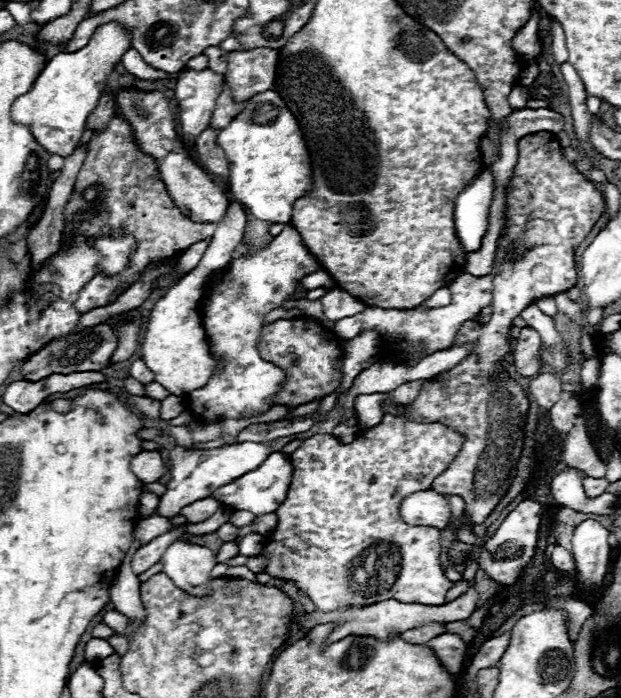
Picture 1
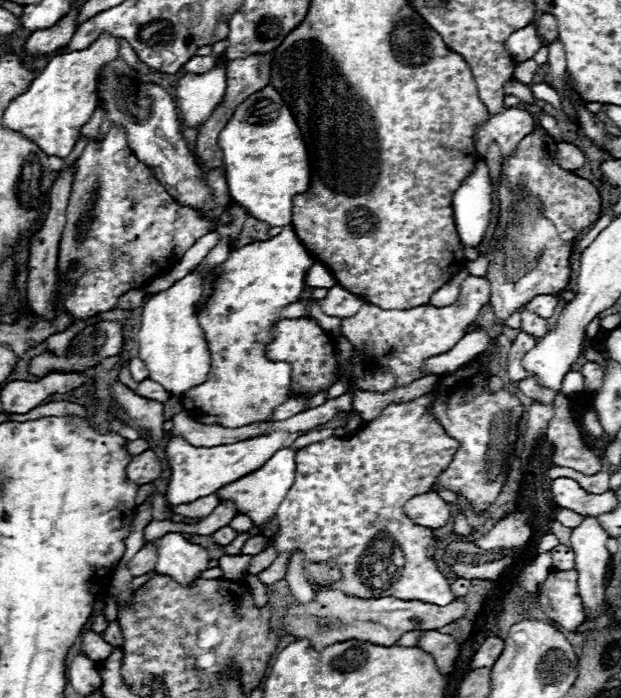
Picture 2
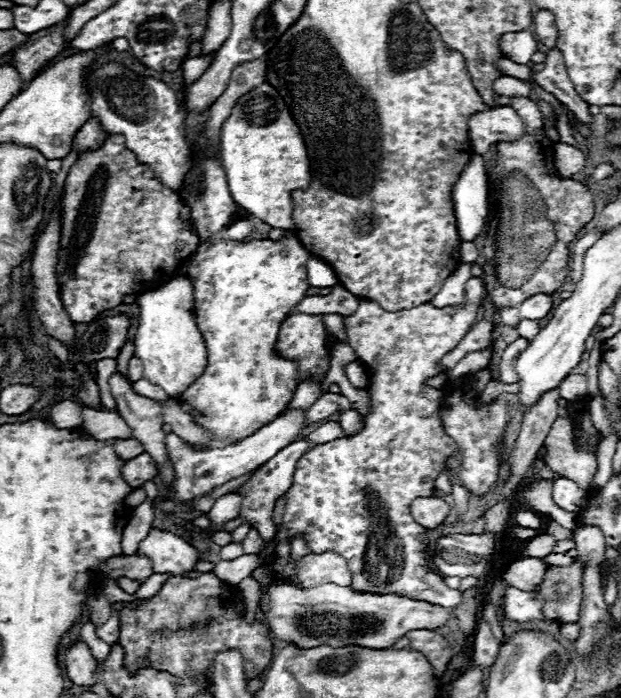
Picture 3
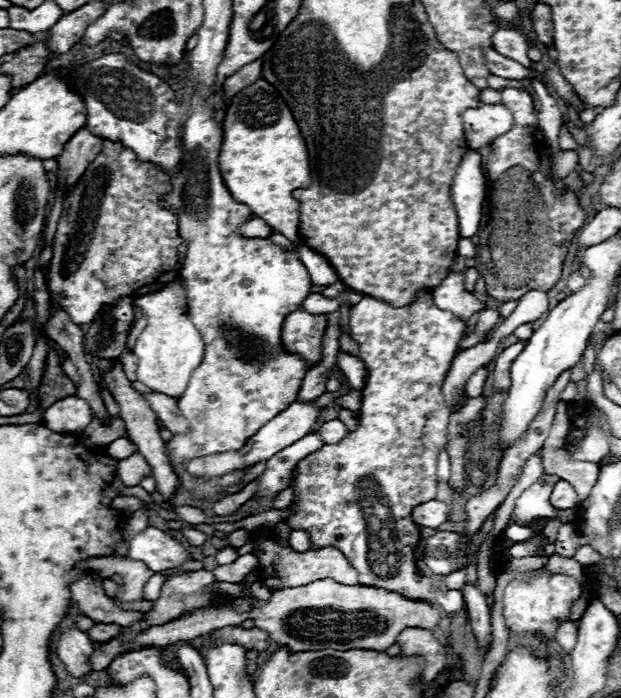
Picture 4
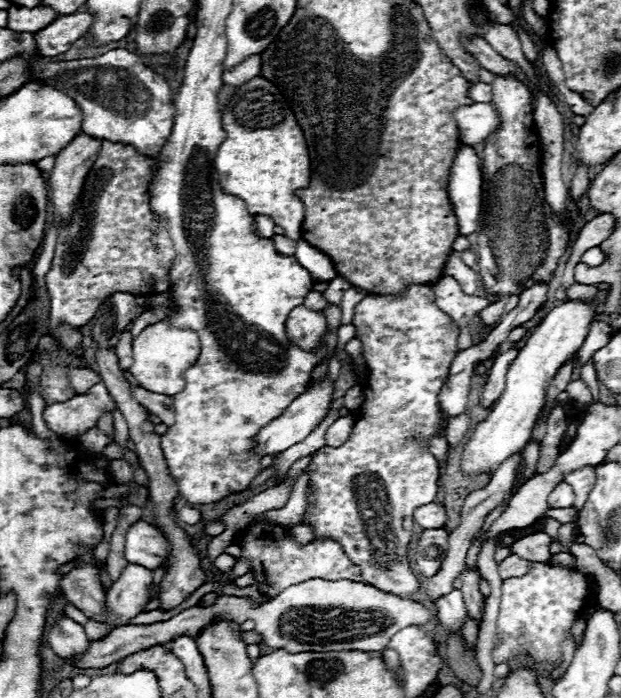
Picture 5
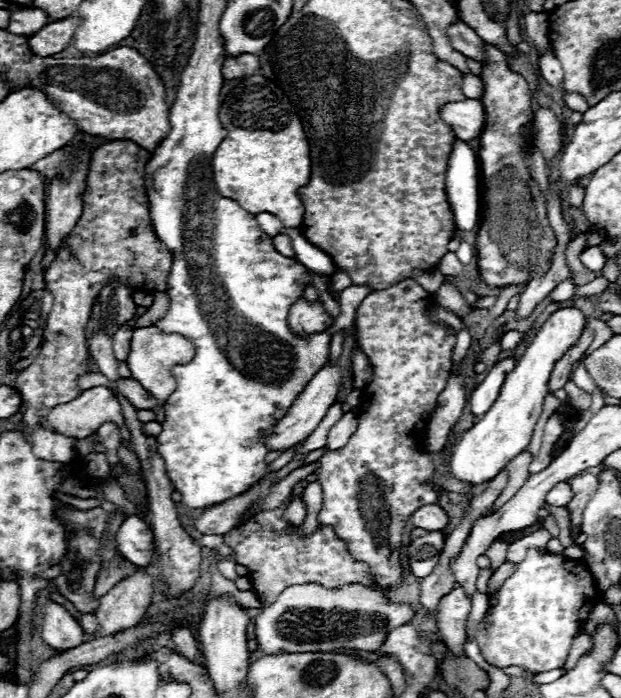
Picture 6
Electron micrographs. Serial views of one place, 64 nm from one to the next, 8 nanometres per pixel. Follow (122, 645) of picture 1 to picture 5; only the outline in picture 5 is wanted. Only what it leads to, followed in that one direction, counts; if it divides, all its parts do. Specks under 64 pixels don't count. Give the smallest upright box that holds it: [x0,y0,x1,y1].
[84,618,112,640]

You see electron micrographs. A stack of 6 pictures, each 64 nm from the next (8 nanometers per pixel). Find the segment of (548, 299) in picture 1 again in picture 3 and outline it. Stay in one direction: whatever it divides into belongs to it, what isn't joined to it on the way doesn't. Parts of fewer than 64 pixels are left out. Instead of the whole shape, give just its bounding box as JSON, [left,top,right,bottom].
[518,294,552,320]

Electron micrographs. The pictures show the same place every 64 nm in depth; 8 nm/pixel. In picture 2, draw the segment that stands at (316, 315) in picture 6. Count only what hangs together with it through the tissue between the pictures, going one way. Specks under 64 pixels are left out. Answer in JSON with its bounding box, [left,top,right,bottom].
[266,316,336,396]

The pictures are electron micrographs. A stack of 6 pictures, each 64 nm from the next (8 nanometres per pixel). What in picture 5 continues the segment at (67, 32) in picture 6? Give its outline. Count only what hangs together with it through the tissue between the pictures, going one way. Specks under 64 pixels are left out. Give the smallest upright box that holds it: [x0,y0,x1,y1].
[34,12,92,56]

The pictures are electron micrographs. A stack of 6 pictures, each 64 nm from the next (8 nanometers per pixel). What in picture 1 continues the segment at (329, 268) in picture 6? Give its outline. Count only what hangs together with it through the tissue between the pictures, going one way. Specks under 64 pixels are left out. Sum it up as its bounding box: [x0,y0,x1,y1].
[300,268,336,290]

